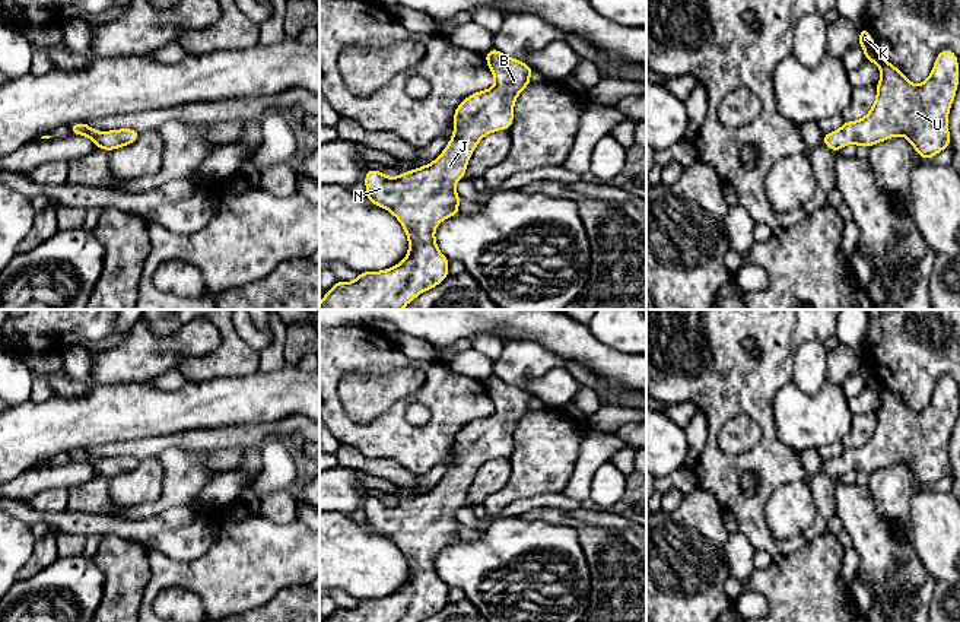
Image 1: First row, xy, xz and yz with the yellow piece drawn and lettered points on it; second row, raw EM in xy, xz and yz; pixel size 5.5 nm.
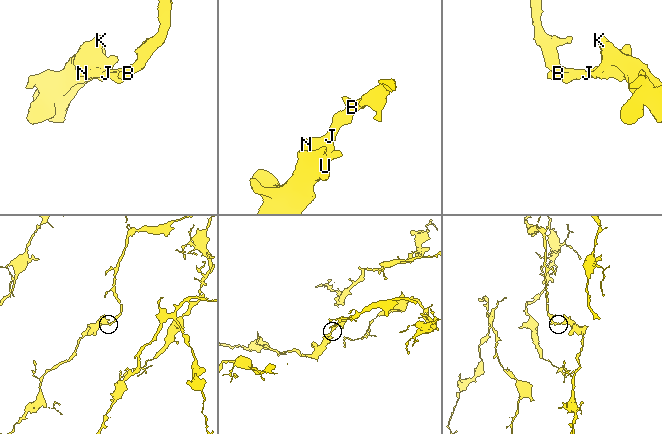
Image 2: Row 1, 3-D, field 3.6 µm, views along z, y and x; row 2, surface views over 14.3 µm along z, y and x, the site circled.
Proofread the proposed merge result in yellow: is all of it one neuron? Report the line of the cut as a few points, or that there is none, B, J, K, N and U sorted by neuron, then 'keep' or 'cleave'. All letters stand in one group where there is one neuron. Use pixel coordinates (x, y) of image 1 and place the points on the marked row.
cut none; groups B J K N U; keep

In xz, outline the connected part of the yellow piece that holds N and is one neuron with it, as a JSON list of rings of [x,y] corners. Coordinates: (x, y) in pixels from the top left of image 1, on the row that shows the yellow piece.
[[[492,48],[484,55],[495,76],[495,86],[477,91],[460,102],[454,111],[454,133],[444,152],[425,166],[403,172],[394,178],[379,169],[365,174],[368,200],[394,215],[406,231],[409,254],[394,267],[381,272],[360,272],[353,282],[337,280],[320,302],[320,310],[403,310],[420,293],[438,286],[448,276],[449,260],[439,251],[435,231],[449,216],[461,210],[461,196],[455,191],[455,183],[465,178],[467,164],[479,142],[499,130],[509,130],[514,123],[514,105],[518,95],[531,85],[534,72],[527,63],[515,60]]]

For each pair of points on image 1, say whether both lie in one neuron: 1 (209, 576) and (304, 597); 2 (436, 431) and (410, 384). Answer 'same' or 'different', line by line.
1: different
2: different

